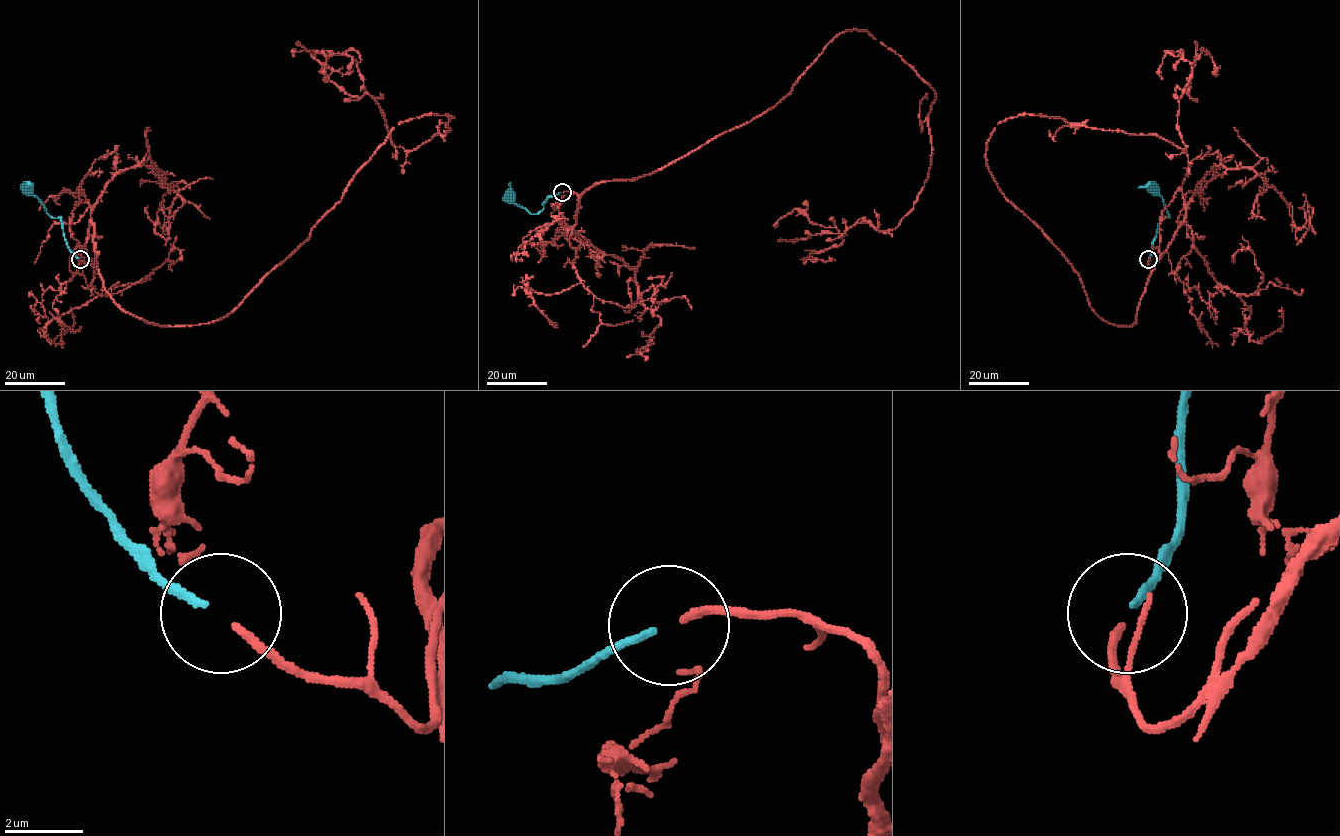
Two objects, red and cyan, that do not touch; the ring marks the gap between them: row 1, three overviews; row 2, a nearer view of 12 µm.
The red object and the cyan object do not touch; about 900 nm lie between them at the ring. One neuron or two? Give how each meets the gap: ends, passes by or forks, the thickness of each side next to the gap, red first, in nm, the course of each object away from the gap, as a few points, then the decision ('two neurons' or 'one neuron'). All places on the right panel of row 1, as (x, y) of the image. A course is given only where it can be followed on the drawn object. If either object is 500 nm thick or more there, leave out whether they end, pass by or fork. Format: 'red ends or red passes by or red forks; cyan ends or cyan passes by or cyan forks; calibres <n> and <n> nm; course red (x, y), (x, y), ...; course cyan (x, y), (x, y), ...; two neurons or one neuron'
red ends; cyan ends; calibres 200 and 190 nm; course red (1148, 260), (1135, 322), (1103, 320), (986, 143), (1026, 114), (1185, 151), (1178, 98), (1203, 49), (1216, 70); course cyan (1148, 258), (1159, 221), (1163, 217), (1170, 217), (1158, 189), (1153, 186); one neuron

